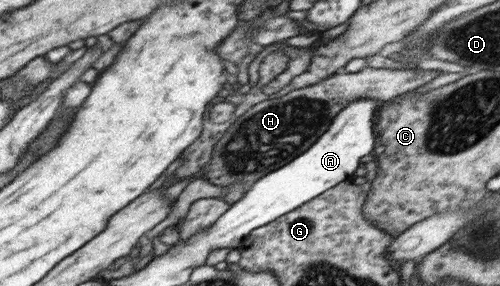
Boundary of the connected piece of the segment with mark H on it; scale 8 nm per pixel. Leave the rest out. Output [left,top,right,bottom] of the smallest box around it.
[203,68,442,186]

